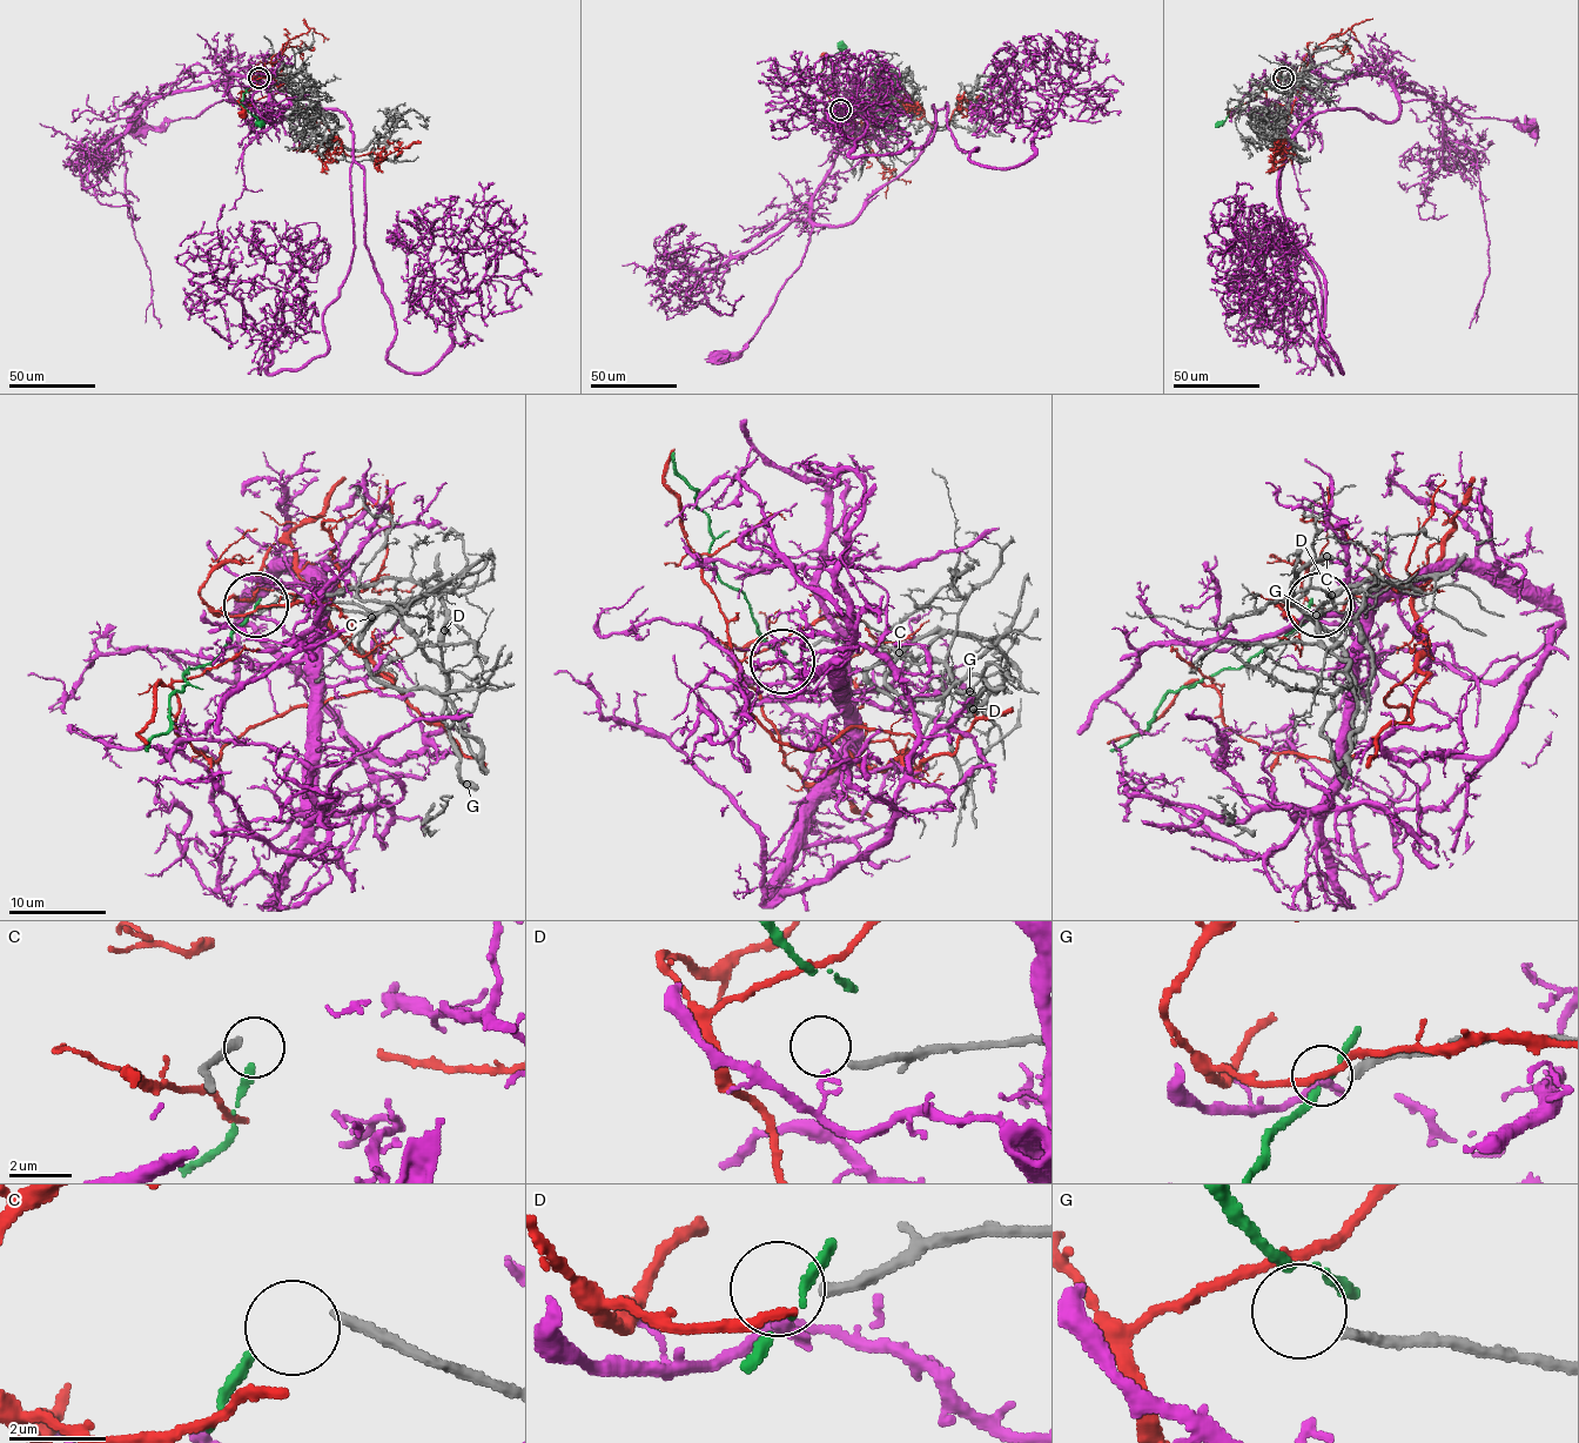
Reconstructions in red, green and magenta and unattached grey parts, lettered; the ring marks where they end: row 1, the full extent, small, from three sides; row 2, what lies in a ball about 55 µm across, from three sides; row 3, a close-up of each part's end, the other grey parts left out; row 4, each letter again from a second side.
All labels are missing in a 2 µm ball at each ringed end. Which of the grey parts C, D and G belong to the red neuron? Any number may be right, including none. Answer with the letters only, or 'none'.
none

